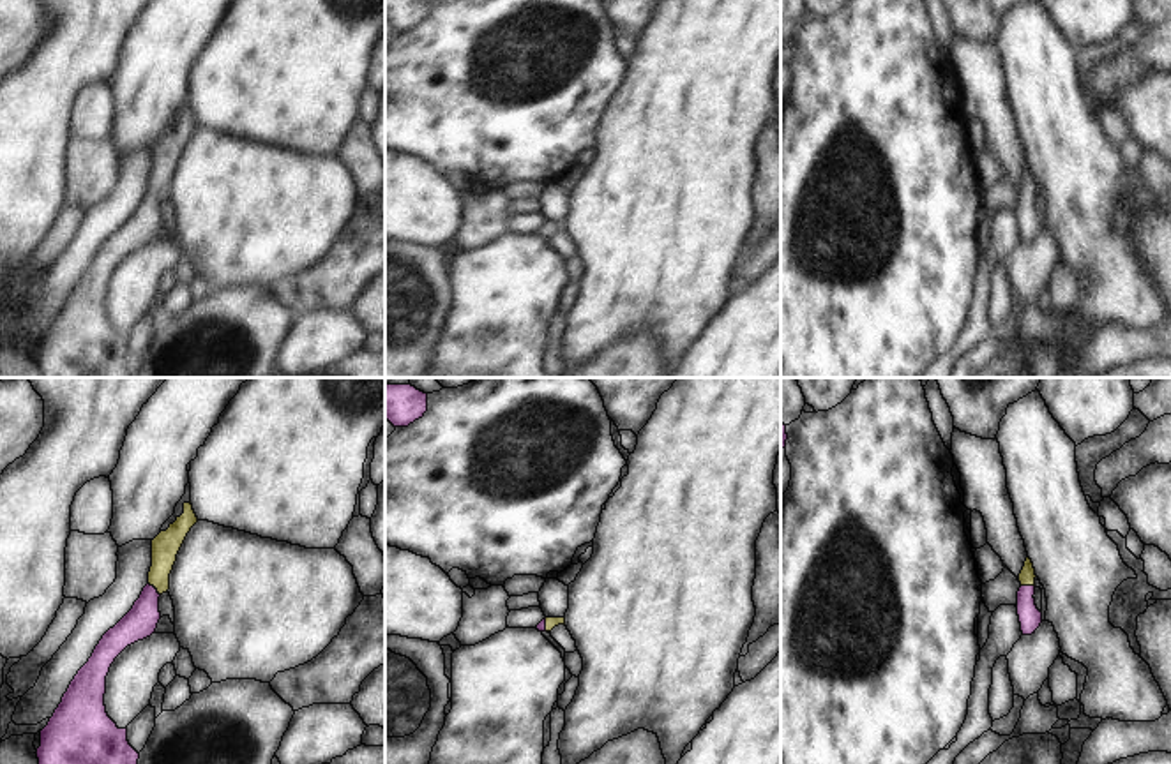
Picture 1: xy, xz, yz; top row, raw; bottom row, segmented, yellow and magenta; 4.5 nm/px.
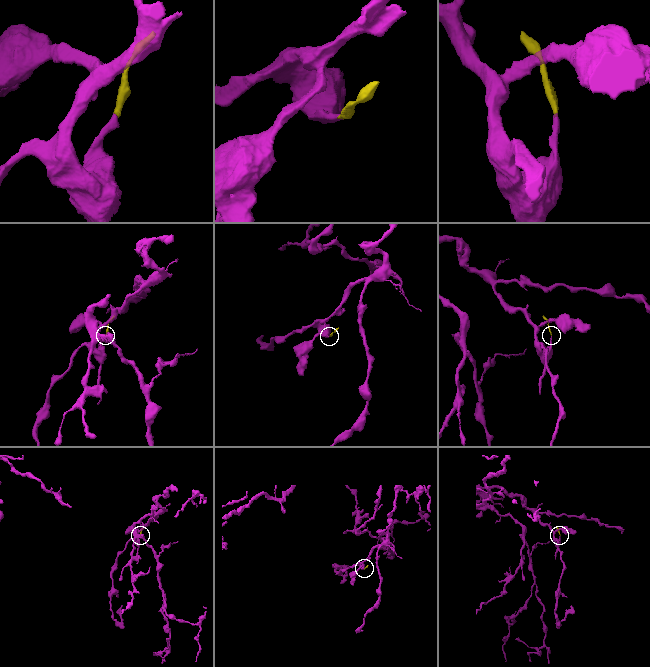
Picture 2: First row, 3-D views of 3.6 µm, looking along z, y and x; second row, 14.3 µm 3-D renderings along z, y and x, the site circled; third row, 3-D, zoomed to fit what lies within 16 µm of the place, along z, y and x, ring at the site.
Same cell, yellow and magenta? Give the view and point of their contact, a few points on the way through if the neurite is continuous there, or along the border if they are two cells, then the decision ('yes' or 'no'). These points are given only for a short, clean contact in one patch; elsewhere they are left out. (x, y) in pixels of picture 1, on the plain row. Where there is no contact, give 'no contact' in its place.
xy (156, 193) | across xy (165, 152), (156, 193), (149, 202), (142, 224) | yes

